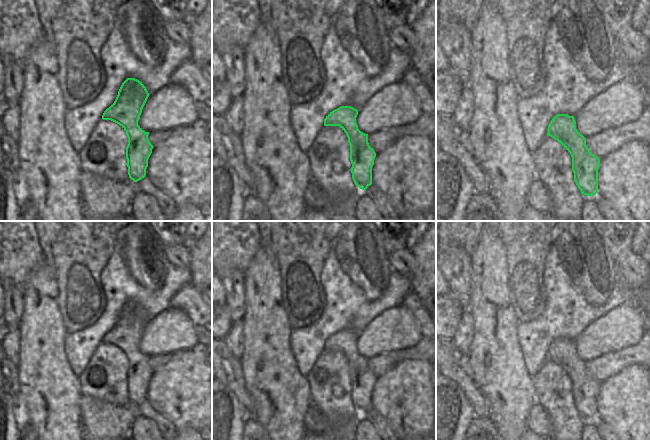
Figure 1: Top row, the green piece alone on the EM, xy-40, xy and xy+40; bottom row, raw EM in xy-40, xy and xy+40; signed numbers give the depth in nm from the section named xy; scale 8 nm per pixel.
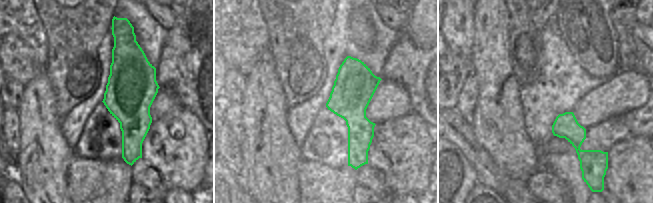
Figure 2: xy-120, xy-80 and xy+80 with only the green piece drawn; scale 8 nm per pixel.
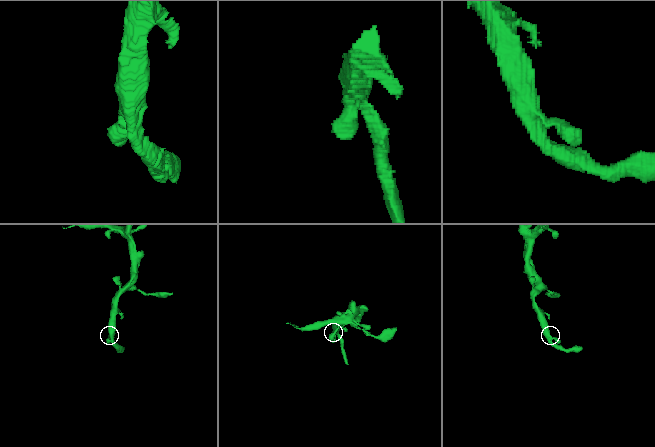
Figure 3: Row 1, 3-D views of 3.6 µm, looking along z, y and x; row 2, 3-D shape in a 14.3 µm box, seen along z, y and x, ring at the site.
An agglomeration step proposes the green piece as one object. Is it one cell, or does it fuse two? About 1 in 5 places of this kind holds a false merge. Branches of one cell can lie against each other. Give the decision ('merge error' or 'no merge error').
no merge error

